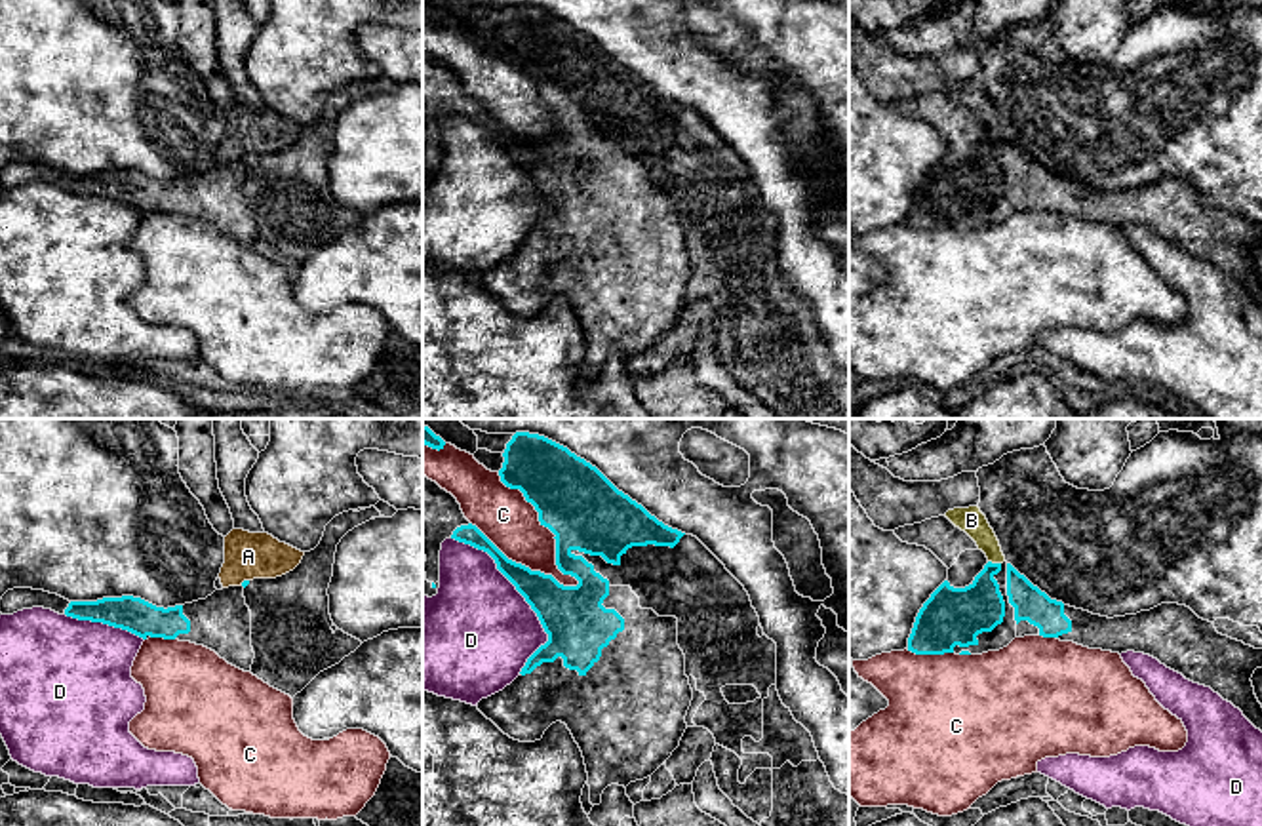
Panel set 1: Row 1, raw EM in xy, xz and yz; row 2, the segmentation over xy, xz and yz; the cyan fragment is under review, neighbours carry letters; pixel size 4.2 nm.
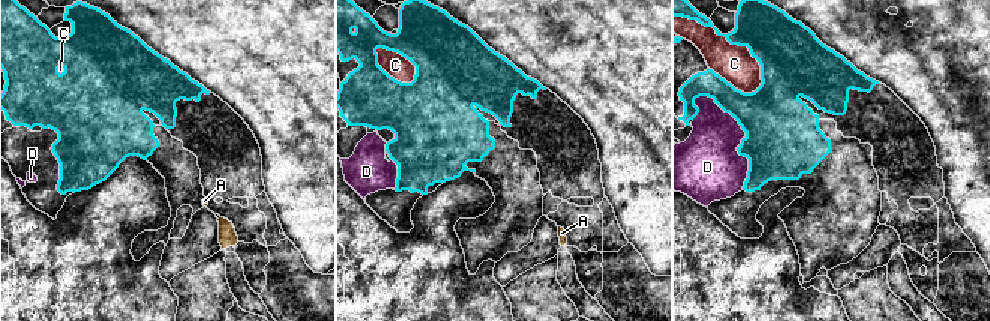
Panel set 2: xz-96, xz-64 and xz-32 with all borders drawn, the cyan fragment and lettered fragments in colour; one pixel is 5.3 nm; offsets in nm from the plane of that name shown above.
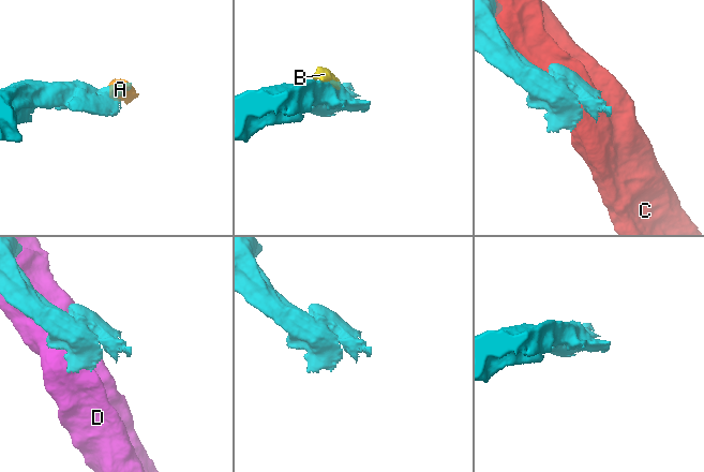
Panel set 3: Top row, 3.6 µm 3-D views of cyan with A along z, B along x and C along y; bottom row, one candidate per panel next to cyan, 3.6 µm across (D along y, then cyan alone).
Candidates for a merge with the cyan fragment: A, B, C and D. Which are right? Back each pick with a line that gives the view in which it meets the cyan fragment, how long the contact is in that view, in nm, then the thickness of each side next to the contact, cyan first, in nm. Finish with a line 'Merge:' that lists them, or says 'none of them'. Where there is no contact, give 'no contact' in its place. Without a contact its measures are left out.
Merge: none of them

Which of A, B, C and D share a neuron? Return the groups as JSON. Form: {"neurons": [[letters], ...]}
{"neurons": [["A", "B"], ["C"], ["D"]]}

